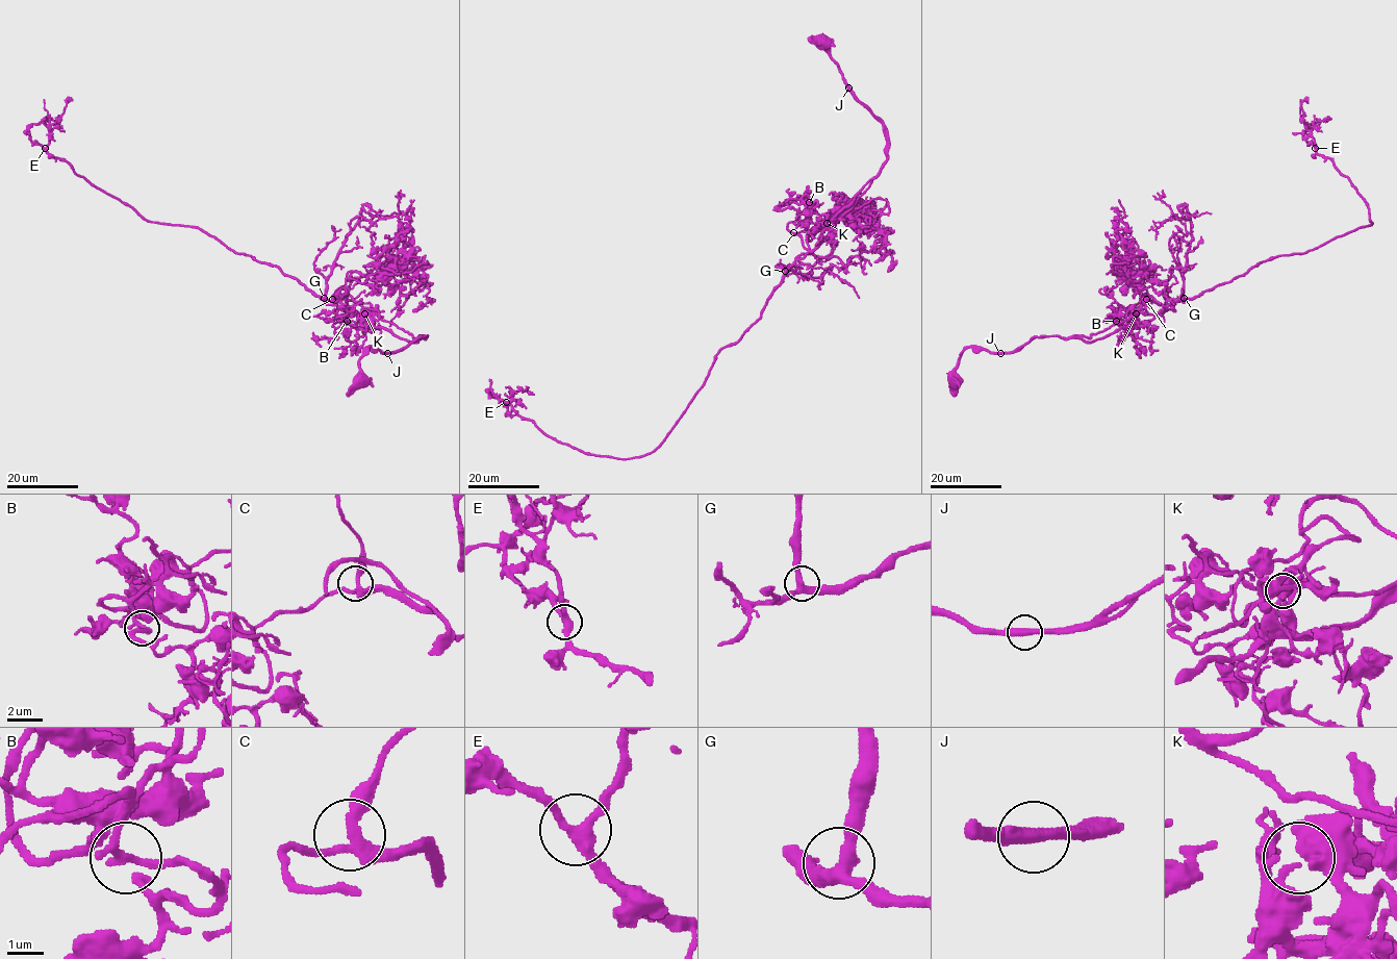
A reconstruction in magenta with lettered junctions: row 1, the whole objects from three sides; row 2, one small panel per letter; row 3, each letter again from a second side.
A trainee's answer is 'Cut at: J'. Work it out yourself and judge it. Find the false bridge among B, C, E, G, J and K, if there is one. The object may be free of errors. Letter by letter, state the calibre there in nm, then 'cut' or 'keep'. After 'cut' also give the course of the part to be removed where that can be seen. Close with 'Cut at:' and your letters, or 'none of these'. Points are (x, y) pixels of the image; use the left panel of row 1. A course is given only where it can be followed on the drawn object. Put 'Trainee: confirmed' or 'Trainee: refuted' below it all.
B: calibre 240 nm; keep
C: calibre 280 nm; keep
E: calibre 320 nm; keep
G: calibre 360 nm; keep
J: calibre 440 nm; cut; course (386, 353), (425, 335), (344, 309), (205, 231), (144, 220), (29, 137), (32, 123), (56, 120)
K: calibre 400 nm; keep
Cut at: J
Trainee: confirmed

